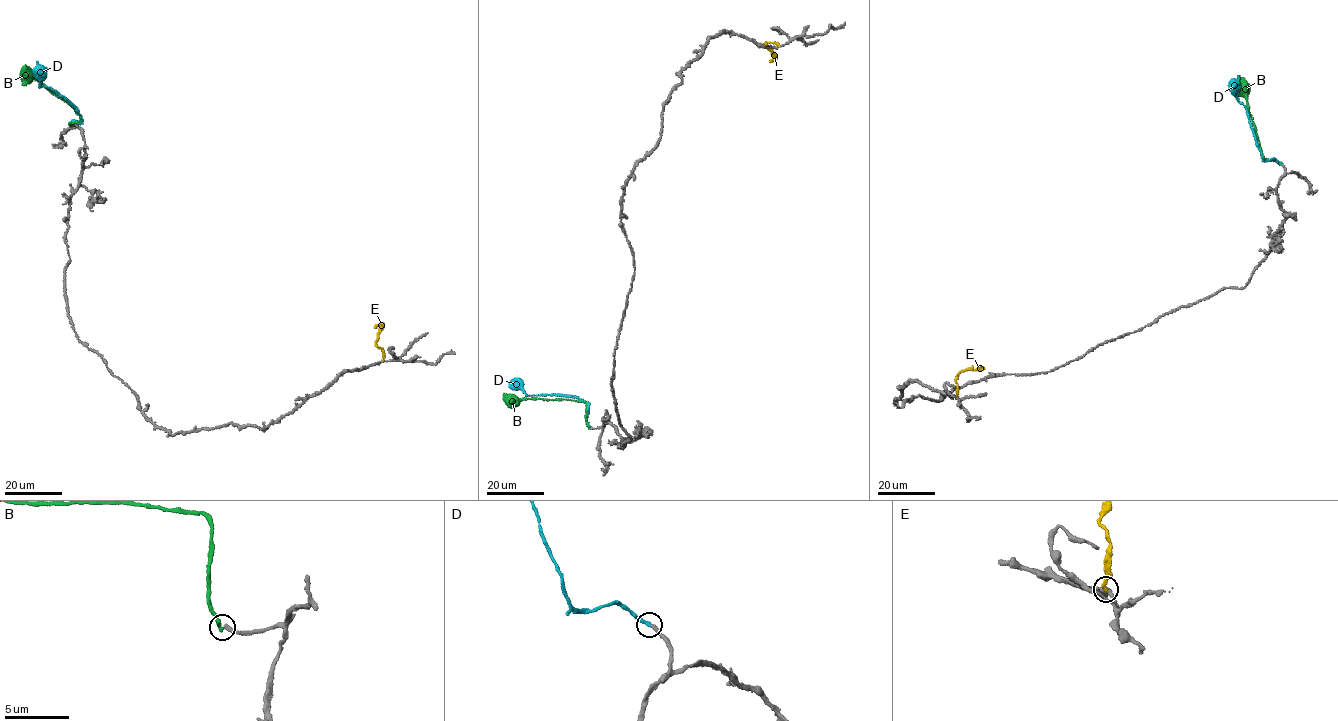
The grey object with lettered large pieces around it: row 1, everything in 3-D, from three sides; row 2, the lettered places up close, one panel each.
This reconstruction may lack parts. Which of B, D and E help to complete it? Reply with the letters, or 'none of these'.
D

